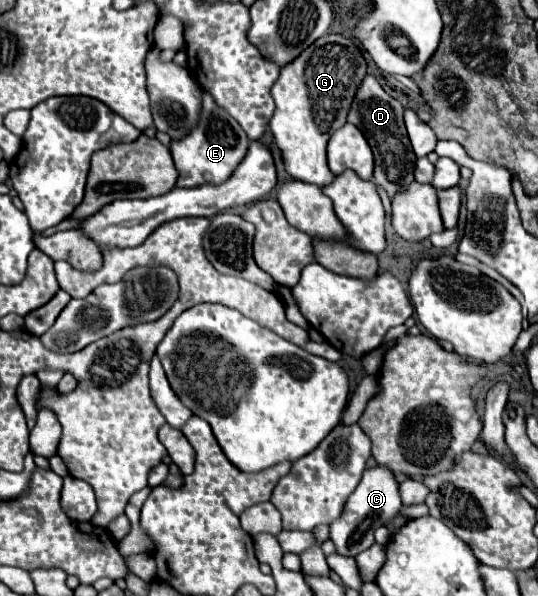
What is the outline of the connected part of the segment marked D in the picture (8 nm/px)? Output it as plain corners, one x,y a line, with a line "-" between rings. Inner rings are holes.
370,74
362,80
362,84
356,92
354,104
350,108
350,114
348,114
348,122
354,122
362,130
362,134
366,136
366,140
374,152
372,180
376,184
380,184
390,198
394,194
406,190
406,186
410,186
414,182
414,162
418,160
410,146
402,114
404,114
404,108
400,106
400,102
396,98
388,96
384,92
384,88
376,82
376,78

